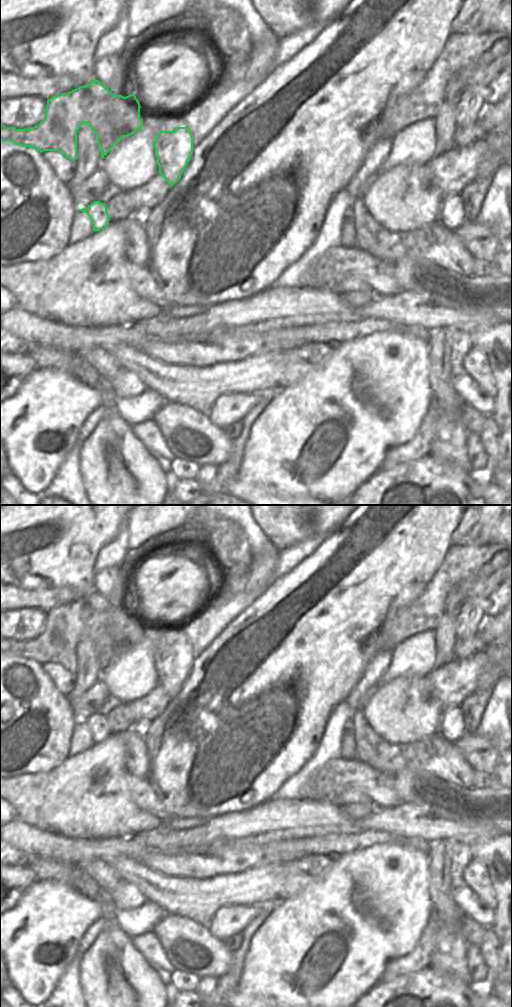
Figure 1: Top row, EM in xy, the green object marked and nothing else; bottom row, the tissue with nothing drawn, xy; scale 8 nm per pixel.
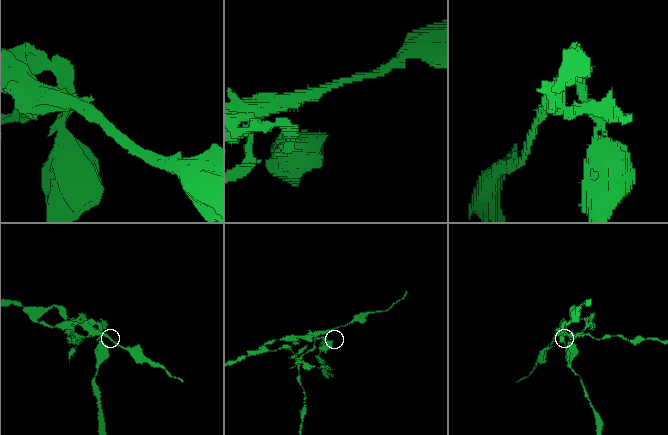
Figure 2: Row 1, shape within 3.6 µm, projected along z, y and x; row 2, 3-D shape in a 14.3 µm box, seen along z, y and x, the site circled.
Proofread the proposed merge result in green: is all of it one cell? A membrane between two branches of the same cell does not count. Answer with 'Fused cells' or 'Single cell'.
Fused cells.

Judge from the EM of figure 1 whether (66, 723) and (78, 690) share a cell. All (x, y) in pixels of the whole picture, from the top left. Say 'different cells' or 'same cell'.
different cells

